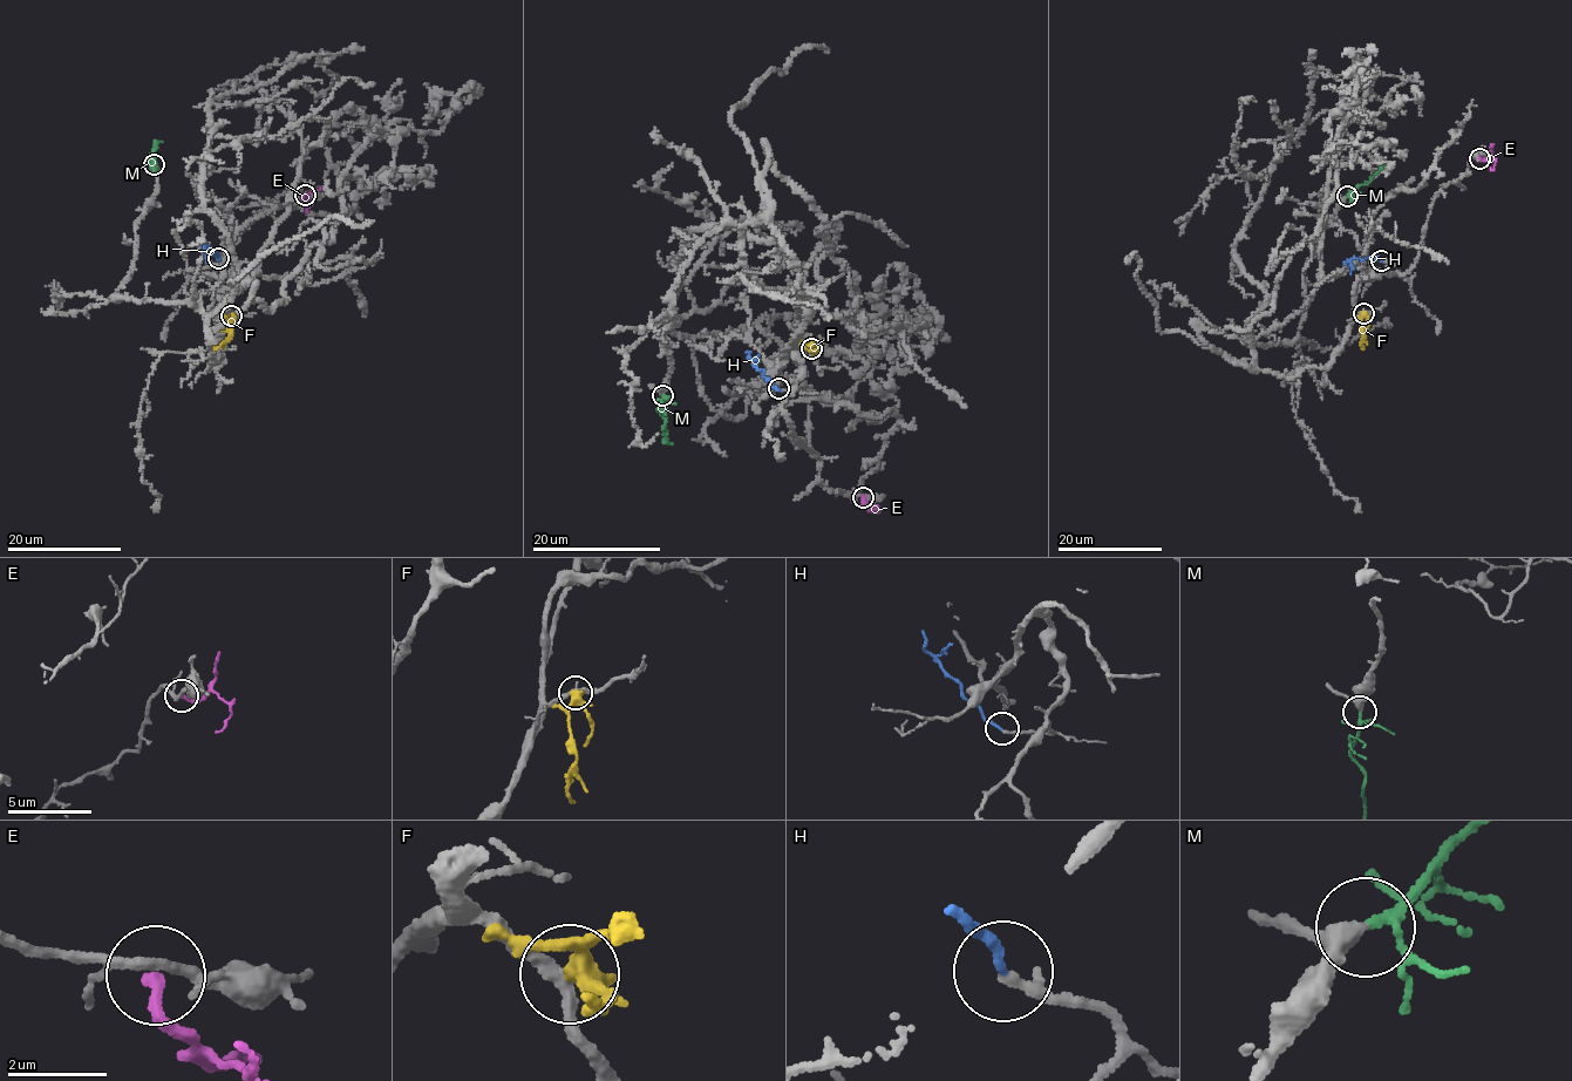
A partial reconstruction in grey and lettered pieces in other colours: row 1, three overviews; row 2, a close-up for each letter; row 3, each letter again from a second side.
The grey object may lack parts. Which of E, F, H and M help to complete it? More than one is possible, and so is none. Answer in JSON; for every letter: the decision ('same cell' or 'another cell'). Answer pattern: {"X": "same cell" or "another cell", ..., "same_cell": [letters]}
{"E": "another cell", "F": "another cell", "H": "same cell", "M": "same cell", "same_cell": ["H", "M"]}

